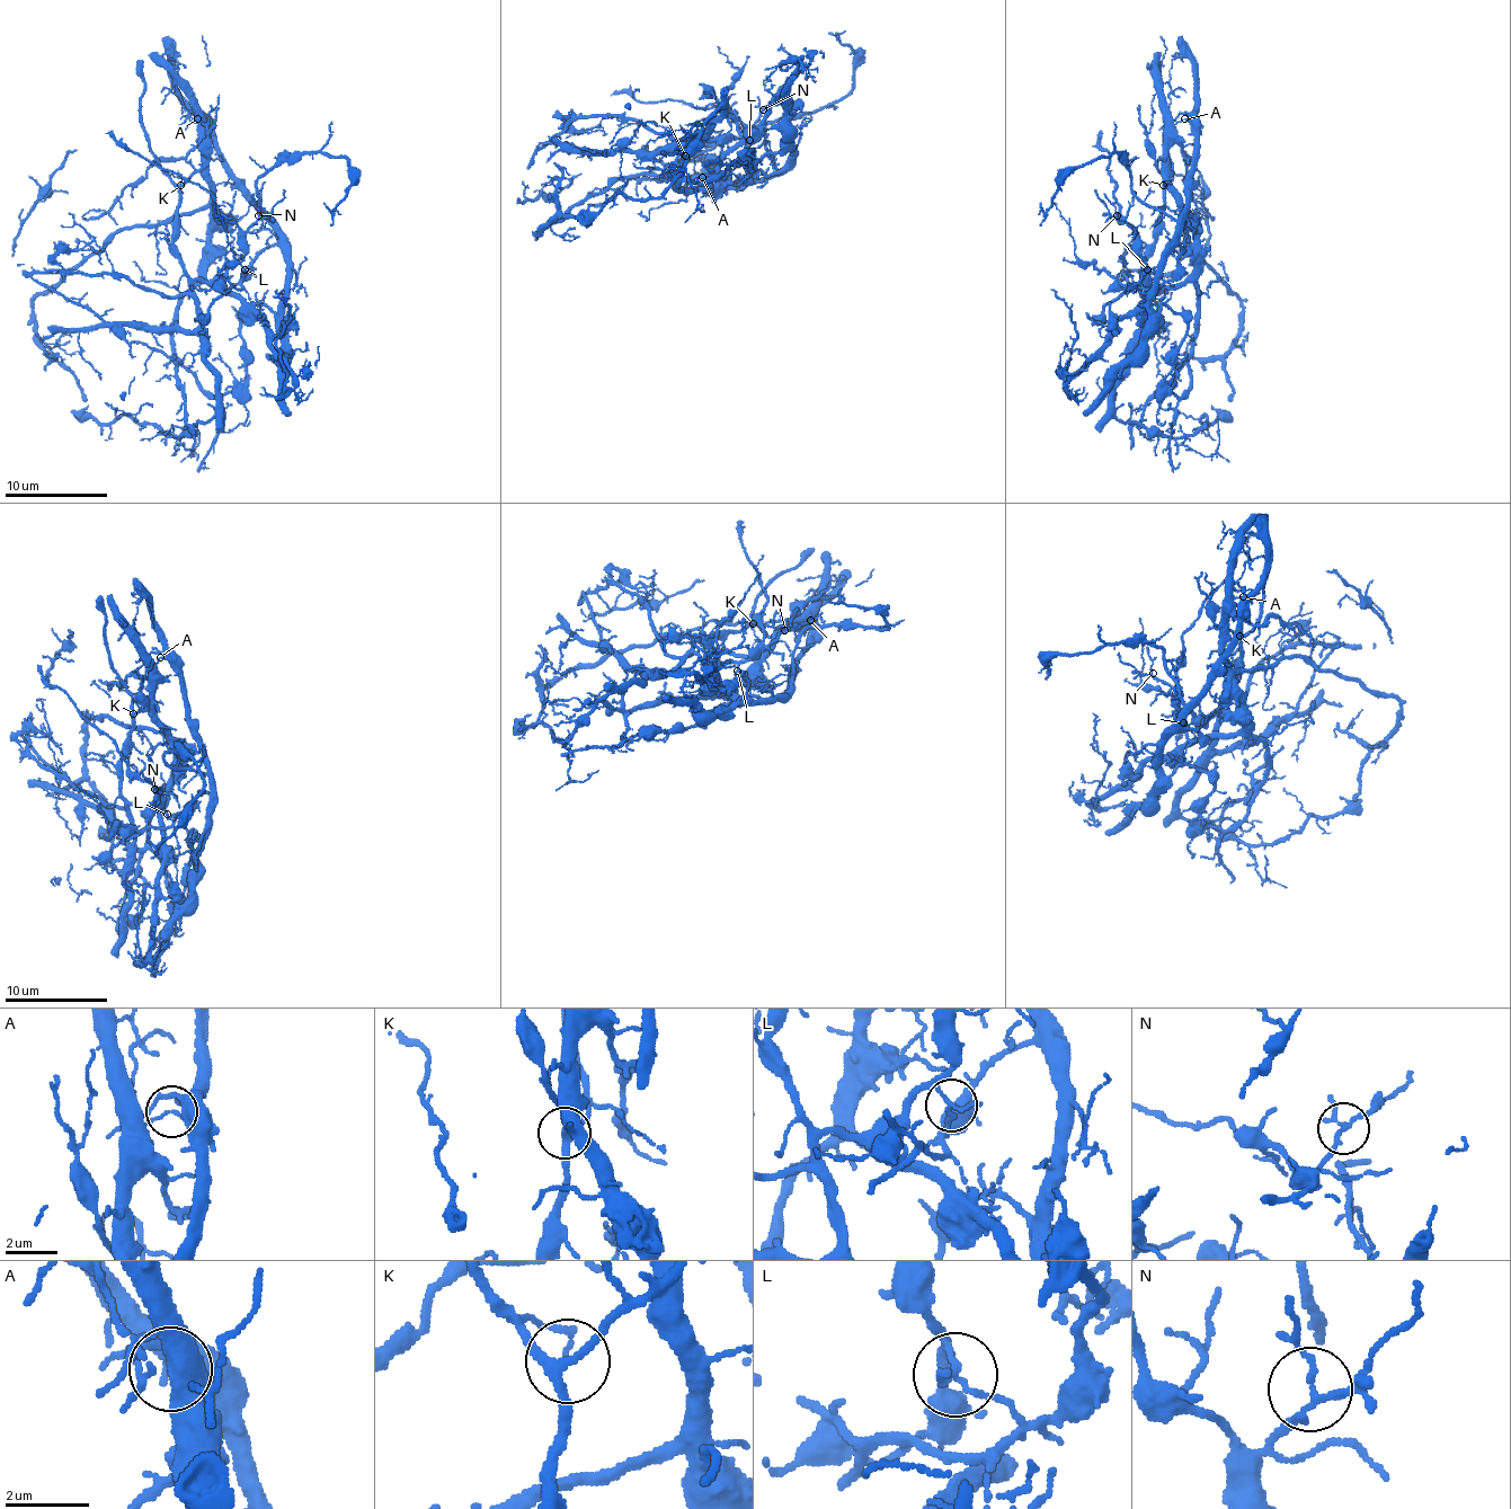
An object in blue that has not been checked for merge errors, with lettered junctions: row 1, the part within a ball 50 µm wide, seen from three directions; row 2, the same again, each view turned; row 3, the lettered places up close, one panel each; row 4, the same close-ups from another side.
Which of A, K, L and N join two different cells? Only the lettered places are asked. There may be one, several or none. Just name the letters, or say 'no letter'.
A, L

